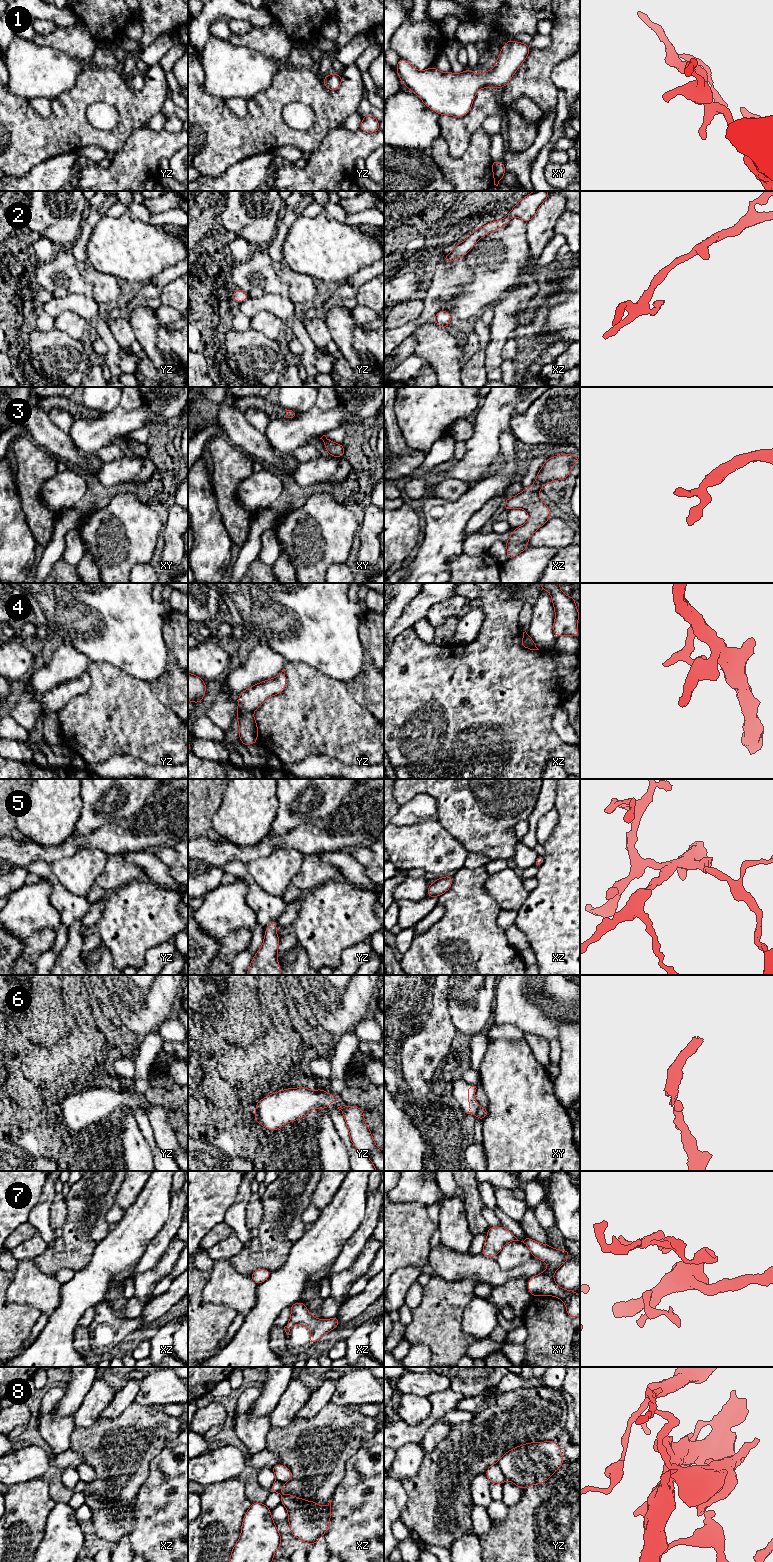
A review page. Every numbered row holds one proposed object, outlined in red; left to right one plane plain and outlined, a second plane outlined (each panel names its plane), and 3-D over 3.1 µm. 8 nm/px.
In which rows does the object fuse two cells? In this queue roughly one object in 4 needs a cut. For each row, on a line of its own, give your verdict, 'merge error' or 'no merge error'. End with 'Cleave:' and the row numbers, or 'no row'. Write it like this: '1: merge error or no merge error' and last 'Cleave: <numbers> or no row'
1: no merge error
2: no merge error
3: no merge error
4: merge error
5: no merge error
6: merge error
7: no merge error
8: no merge error
Cleave: 4, 6

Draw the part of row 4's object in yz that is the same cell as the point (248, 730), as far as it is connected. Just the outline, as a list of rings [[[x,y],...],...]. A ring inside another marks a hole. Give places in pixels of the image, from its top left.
[[[252,712],[237,715],[239,724],[239,738],[244,746],[258,741],[258,727]]]

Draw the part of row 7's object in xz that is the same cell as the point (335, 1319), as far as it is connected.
[[[296,1302],[290,1307],[291,1317],[289,1322],[284,1327],[288,1335],[290,1329],[296,1325],[301,1324],[311,1330],[309,1344],[312,1345],[317,1342],[323,1335],[338,1327],[339,1319],[337,1316],[328,1319],[317,1319],[311,1315],[303,1302]]]

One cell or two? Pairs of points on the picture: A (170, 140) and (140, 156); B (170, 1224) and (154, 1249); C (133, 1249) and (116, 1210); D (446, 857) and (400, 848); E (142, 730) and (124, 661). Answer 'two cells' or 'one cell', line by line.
A: one cell
B: one cell
C: two cells
D: one cell
E: two cells

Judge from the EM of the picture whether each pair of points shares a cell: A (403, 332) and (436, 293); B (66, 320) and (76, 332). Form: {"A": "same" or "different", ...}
{"A": "same", "B": "same"}

